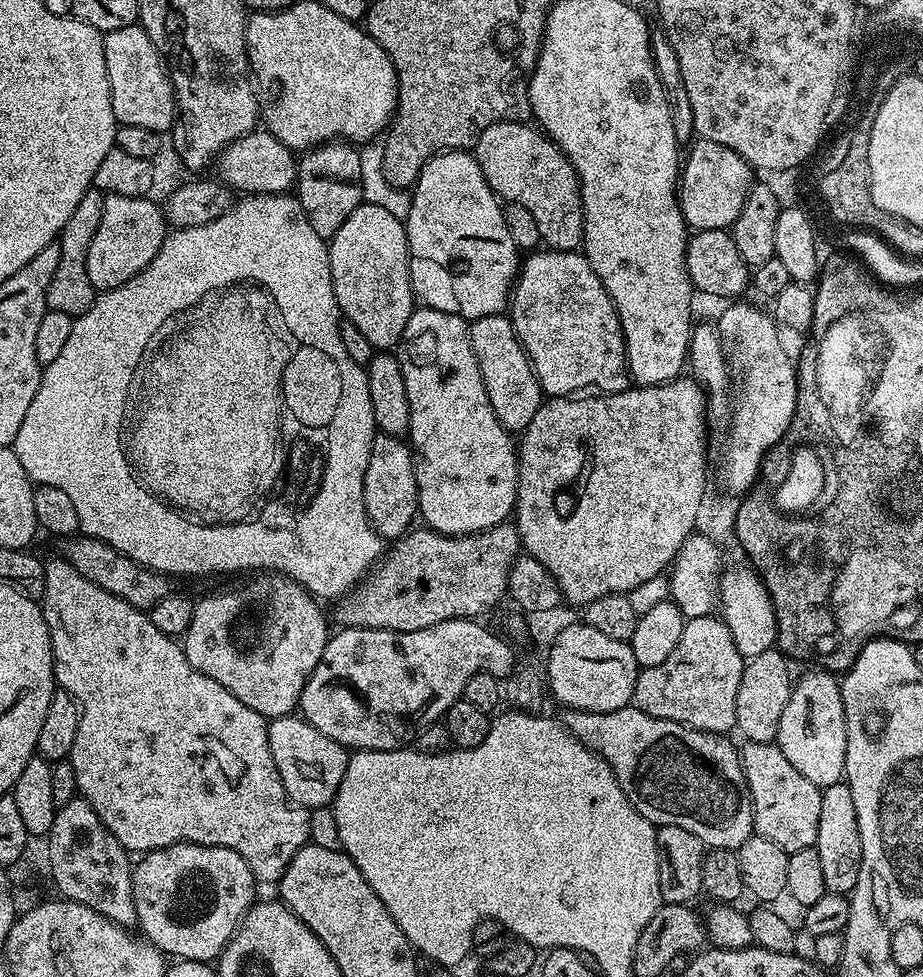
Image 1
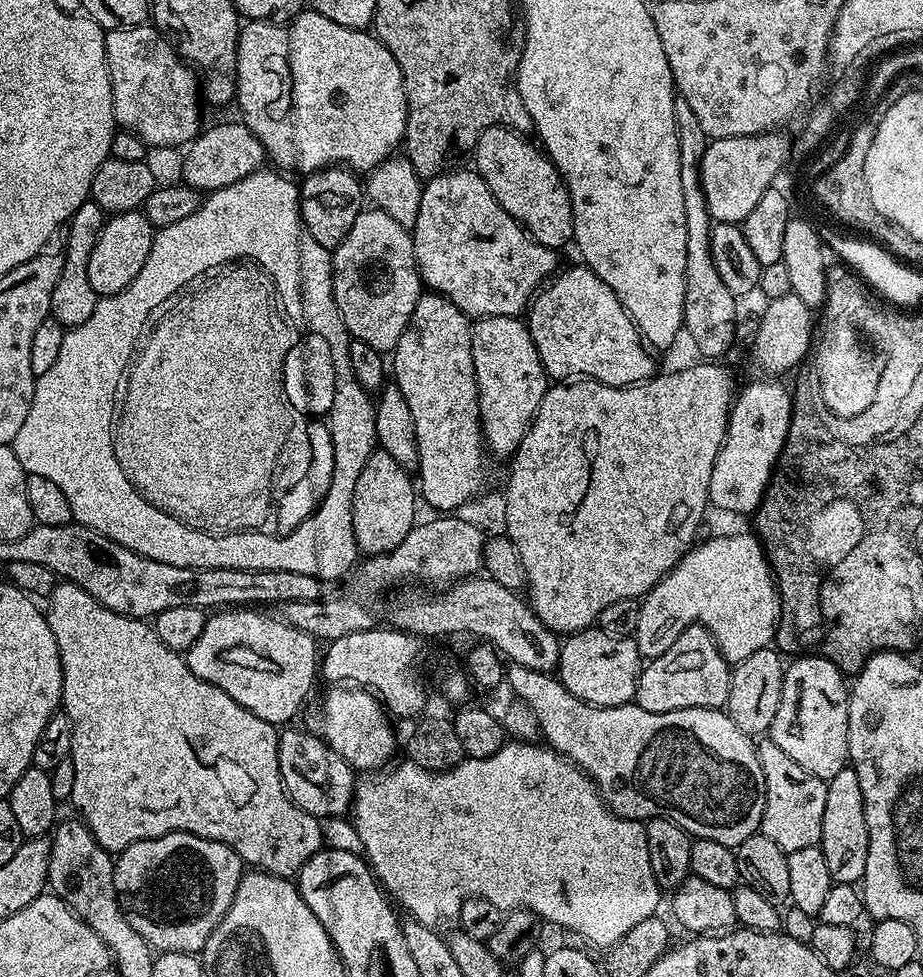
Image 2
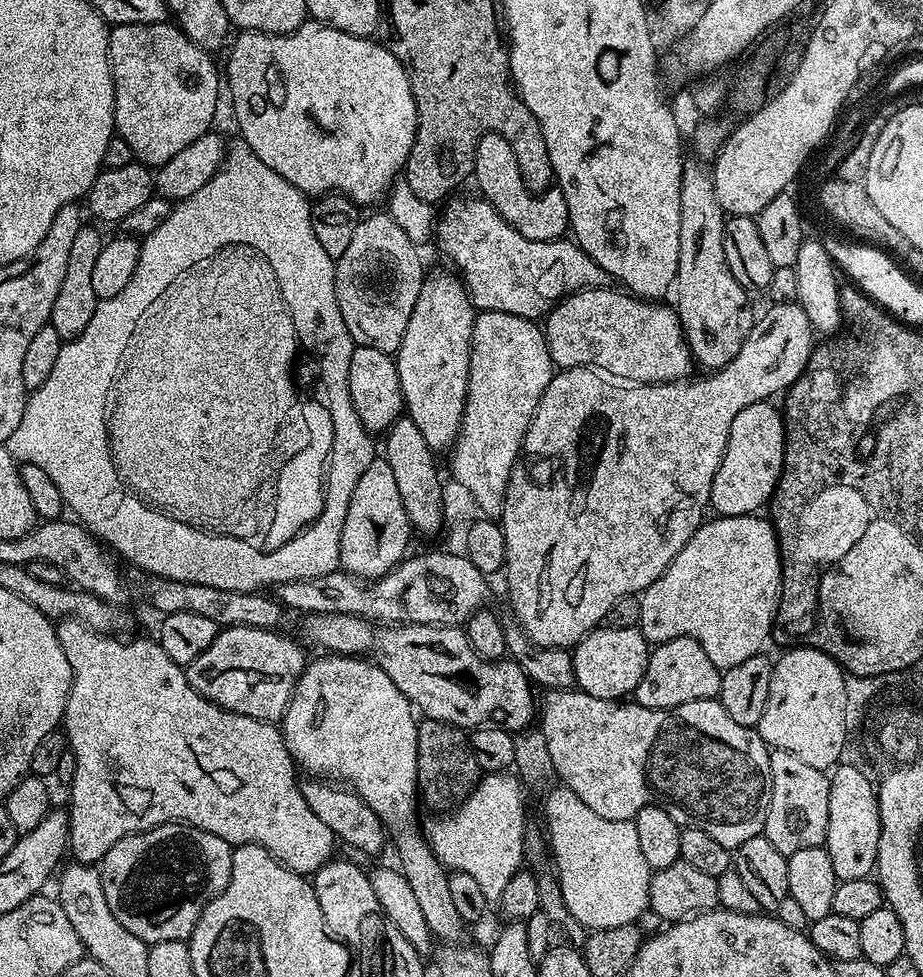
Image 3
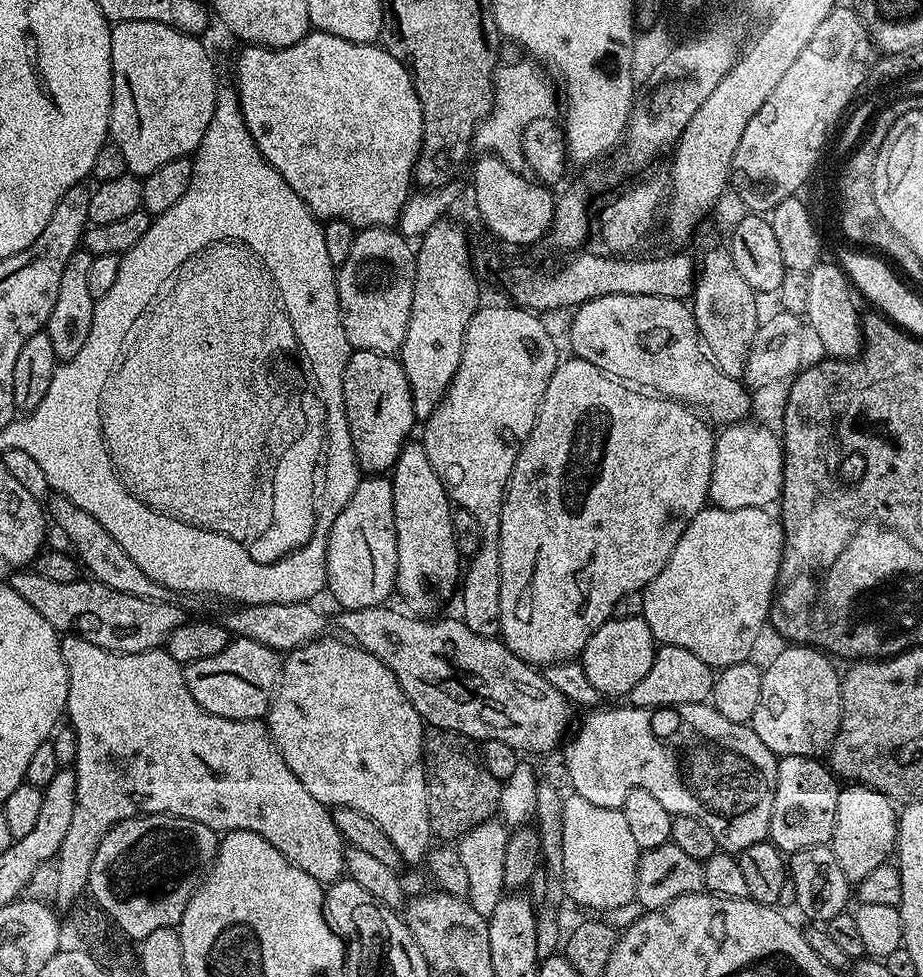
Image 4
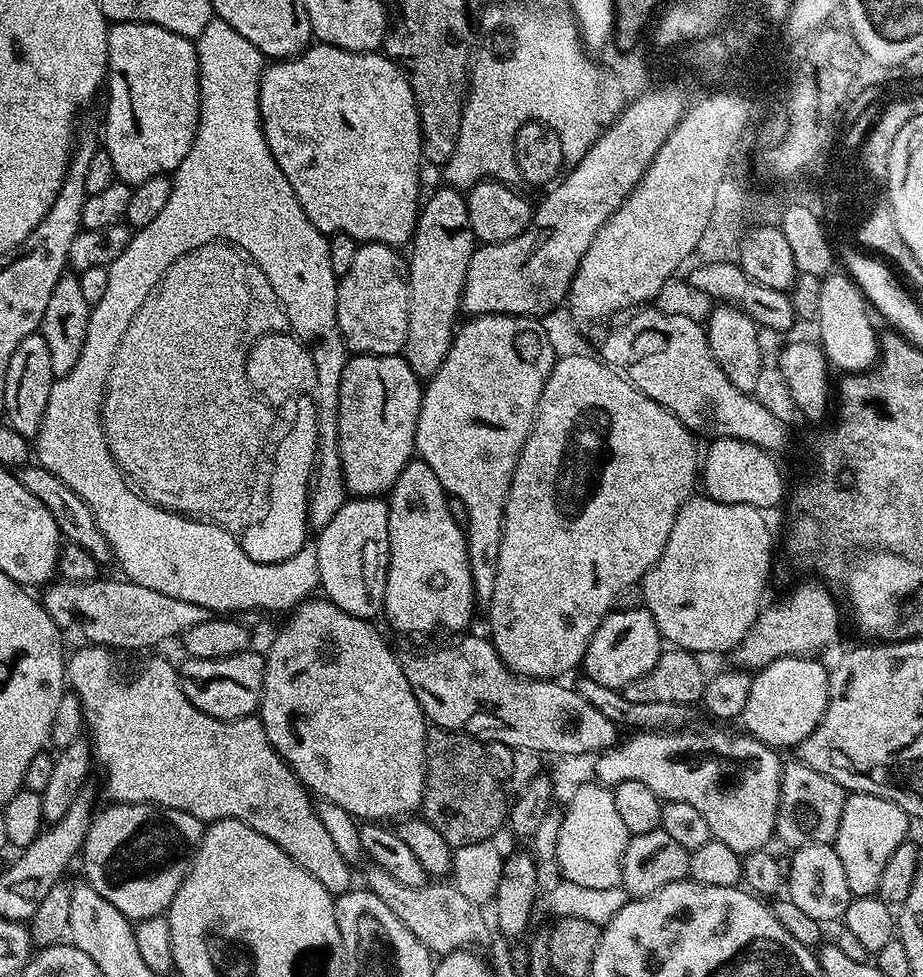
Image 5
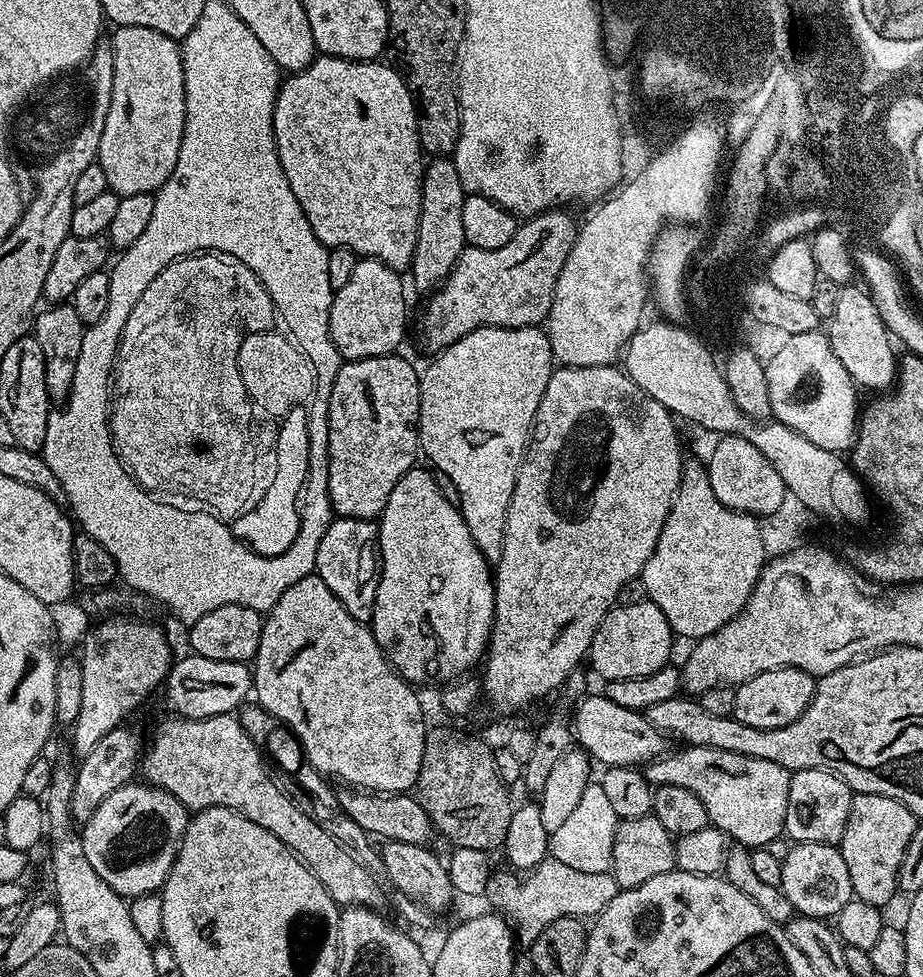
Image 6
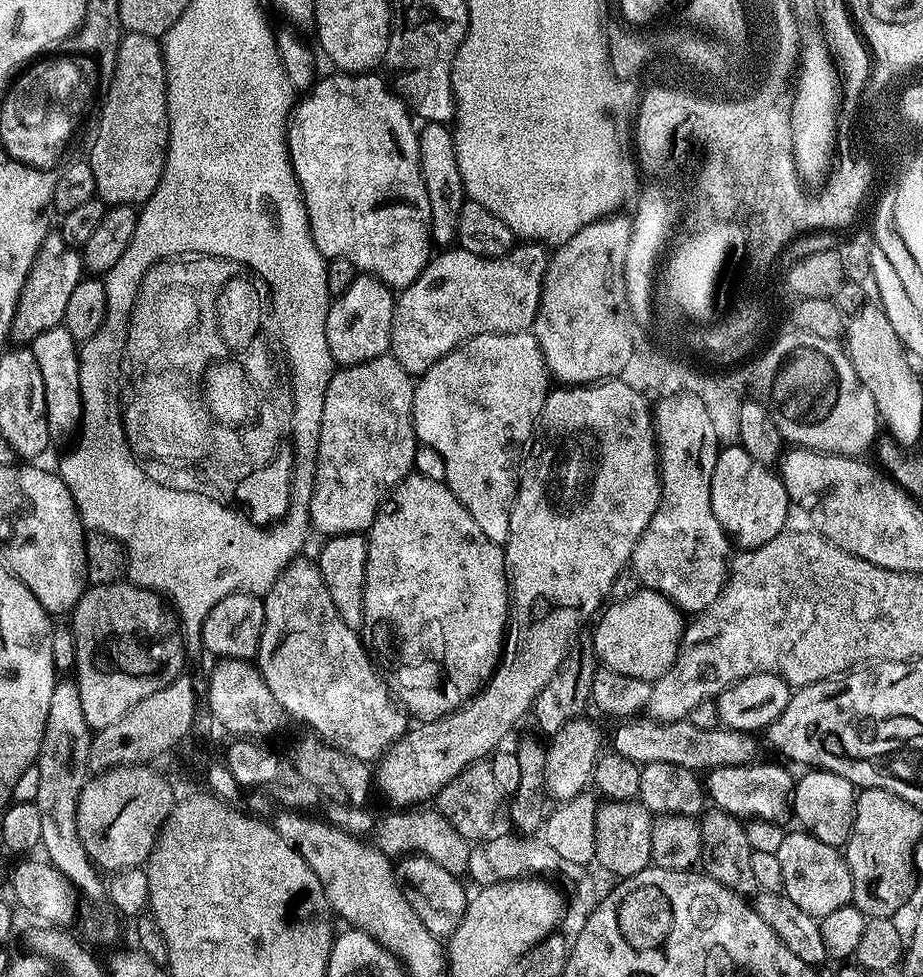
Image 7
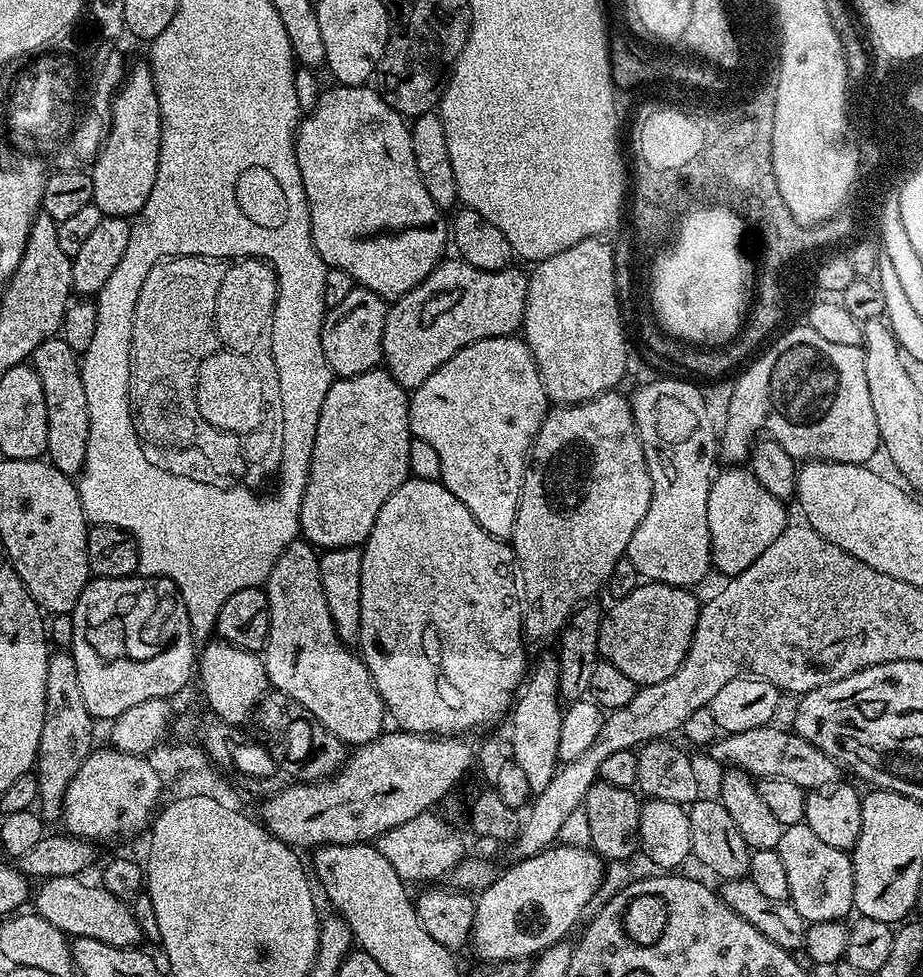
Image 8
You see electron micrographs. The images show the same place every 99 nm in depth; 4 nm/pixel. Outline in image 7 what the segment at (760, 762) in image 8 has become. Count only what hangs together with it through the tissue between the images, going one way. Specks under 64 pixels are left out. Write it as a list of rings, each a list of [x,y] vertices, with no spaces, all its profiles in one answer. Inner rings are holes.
[[[648,716],[625,719],[617,726],[613,736],[611,749],[619,756],[628,758],[638,765],[654,762],[670,762],[684,769],[695,772],[708,772],[726,765],[742,765],[749,763],[754,746],[753,740],[743,732],[723,727],[710,730],[699,729],[686,720],[659,721]]]

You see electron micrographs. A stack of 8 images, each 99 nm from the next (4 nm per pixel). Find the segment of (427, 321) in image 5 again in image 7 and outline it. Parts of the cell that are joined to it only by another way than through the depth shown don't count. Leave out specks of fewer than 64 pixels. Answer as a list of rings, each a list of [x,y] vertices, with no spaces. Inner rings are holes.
[[[428,122],[423,127],[419,129],[418,135],[420,138],[420,173],[426,186],[426,198],[430,198],[428,229],[431,232],[433,245],[448,246],[456,240],[460,211],[466,199],[462,170],[458,170],[456,138],[445,124]]]

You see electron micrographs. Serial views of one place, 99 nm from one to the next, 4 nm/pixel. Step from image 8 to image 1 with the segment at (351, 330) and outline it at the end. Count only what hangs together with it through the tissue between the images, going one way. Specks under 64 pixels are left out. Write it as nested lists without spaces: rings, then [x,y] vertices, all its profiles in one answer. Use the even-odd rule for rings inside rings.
[[[367,202],[359,204],[354,214],[338,226],[338,234],[332,236],[328,257],[334,298],[340,307],[341,317],[358,326],[373,349],[395,349],[414,310],[413,269],[410,267],[404,221],[382,210],[382,206]]]

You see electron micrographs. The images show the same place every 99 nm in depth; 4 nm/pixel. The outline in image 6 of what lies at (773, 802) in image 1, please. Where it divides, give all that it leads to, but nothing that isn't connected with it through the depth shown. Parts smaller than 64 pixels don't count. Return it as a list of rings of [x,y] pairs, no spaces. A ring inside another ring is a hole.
[[[811,768],[790,775],[790,794],[786,798],[784,832],[787,839],[802,844],[839,845],[850,818],[854,793],[852,787],[832,772]]]

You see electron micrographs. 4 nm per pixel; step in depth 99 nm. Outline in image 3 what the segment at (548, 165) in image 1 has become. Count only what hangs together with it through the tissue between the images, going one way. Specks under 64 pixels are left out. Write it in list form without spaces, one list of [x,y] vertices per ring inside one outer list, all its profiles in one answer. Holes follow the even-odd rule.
[[[487,132],[478,142],[475,180],[477,186],[480,187],[479,195],[487,200],[490,206],[494,206],[494,210],[498,210],[498,214],[502,214],[502,218],[506,218],[506,222],[510,222],[510,226],[514,226],[514,230],[518,230],[518,234],[526,234],[526,238],[531,240],[559,240],[569,231],[566,198],[561,194],[559,188],[553,186],[539,194],[529,192],[524,185],[524,179],[520,173],[520,163],[510,142],[506,142],[506,138],[502,138],[496,132]]]

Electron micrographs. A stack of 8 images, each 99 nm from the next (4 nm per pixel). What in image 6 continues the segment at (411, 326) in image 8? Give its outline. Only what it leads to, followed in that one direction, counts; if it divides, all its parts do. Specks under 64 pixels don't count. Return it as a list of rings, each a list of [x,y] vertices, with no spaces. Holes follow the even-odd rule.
[[[553,210],[527,217],[517,227],[514,238],[510,238],[506,246],[498,246],[498,250],[465,247],[444,283],[427,297],[428,305],[420,316],[421,342],[431,350],[443,350],[458,342],[458,338],[466,338],[466,334],[479,328],[530,328],[543,325],[550,314],[558,274],[562,274],[562,265],[566,263],[576,241],[578,224],[572,221],[568,212],[571,211]]]

